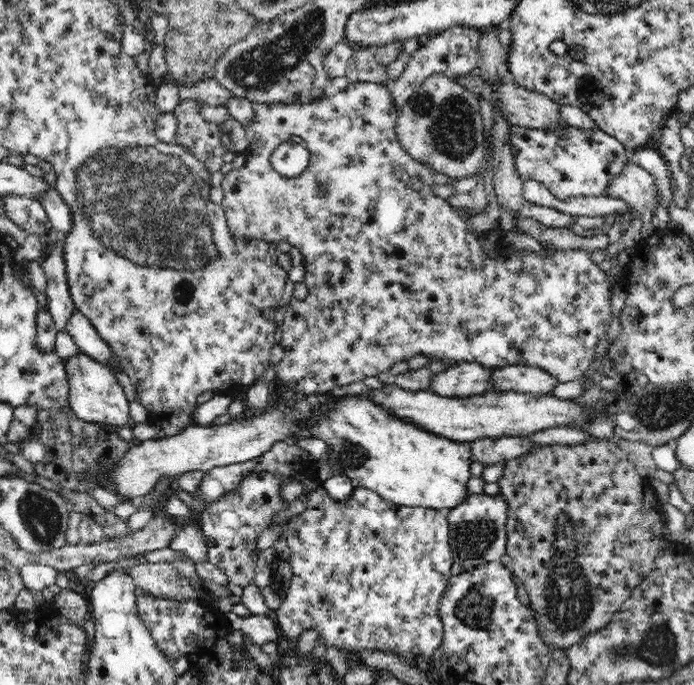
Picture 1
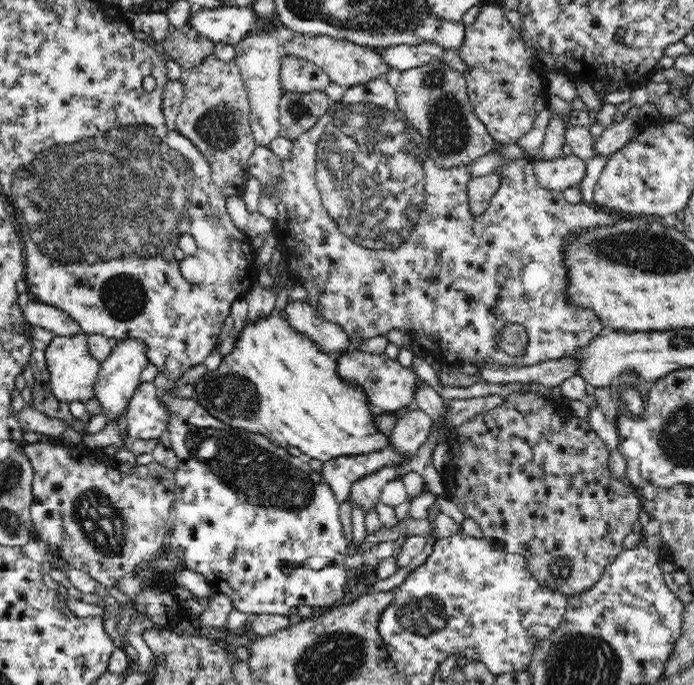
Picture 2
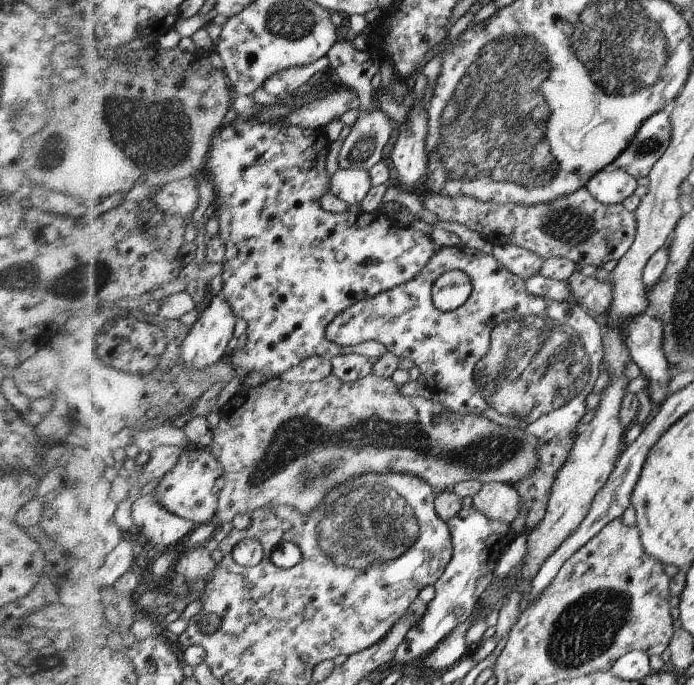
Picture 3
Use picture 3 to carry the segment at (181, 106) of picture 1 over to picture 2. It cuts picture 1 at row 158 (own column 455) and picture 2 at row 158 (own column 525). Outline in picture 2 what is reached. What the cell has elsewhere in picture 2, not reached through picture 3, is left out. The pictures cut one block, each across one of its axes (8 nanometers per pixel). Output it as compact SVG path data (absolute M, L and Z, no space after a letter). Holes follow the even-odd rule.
M216 55L192 68L182 69L184 96L176 130L190 139L211 168L212 180L227 198L241 196L249 179L248 159L257 147L251 126L250 102L235 60L224 62Z

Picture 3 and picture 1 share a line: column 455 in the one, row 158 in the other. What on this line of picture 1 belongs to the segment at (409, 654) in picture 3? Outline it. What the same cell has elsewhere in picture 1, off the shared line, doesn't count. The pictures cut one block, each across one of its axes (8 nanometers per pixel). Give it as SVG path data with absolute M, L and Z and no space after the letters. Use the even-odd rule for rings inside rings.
M511 125L510 147L520 178L544 183L560 200L606 194L606 184L629 163L628 148L600 128L584 130L569 126L568 130L544 131Z

